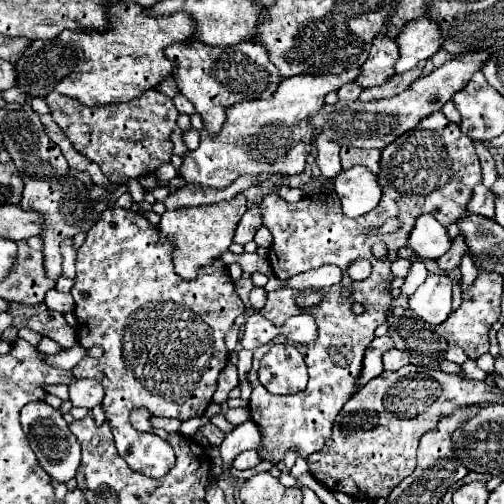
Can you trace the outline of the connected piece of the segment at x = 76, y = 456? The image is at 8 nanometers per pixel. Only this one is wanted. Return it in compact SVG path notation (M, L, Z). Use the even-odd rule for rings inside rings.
M32 402L24 406L22 414L22 428L30 440L30 448L36 454L40 466L48 472L52 480L58 484L66 484L76 476L76 470L80 466L80 442L78 438L70 432L66 420L58 410L48 406L46 402Z

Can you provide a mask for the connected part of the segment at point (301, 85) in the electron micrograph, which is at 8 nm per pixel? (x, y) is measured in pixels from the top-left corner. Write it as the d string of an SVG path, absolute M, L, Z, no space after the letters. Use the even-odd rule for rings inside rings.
M360 68L344 70L338 76L300 74L284 78L280 82L280 90L272 98L248 100L228 108L228 120L224 124L224 130L216 138L202 130L200 148L184 156L184 164L178 170L178 174L188 184L212 188L226 188L238 176L246 174L300 174L306 168L306 156L312 152L314 128L310 124L310 116L322 110L326 94L338 92L344 84L354 82L358 74Z

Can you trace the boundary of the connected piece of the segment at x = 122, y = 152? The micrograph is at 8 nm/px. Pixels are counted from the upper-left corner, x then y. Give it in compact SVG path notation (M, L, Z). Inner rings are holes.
M148 90L140 98L124 104L108 106L84 106L76 98L50 92L46 96L50 114L54 122L68 136L78 154L86 156L90 162L96 162L102 174L114 184L126 184L132 178L154 174L162 164L172 158L172 132L176 130L178 110L172 104L172 98L164 96L158 90Z

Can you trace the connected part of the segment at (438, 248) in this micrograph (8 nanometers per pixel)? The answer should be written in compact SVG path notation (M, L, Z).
M426 214L416 220L416 226L408 238L408 244L410 244L410 250L420 254L422 258L436 260L450 250L452 240L440 222Z

